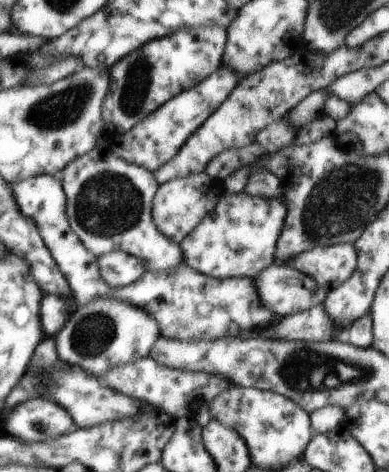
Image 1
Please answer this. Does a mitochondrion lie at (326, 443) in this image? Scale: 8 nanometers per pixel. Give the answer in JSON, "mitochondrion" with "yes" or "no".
{"mitochondrion":"no"}

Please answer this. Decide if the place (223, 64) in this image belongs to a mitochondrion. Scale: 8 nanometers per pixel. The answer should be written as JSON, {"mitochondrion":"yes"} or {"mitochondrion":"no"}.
{"mitochondrion":"no"}

